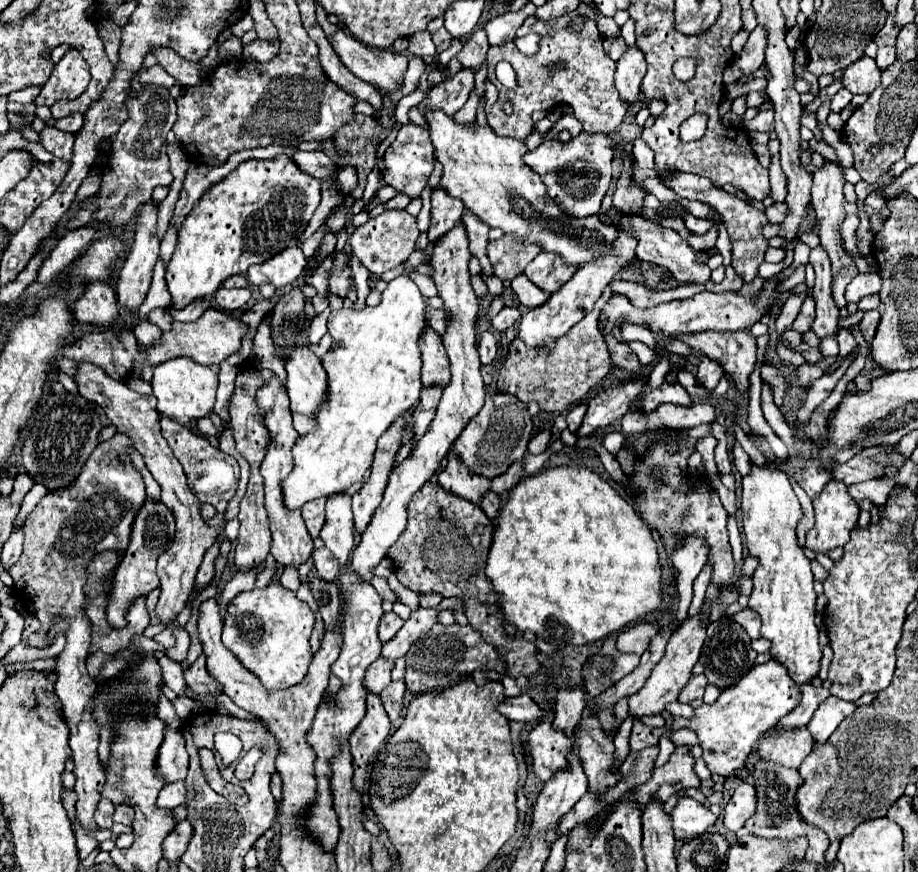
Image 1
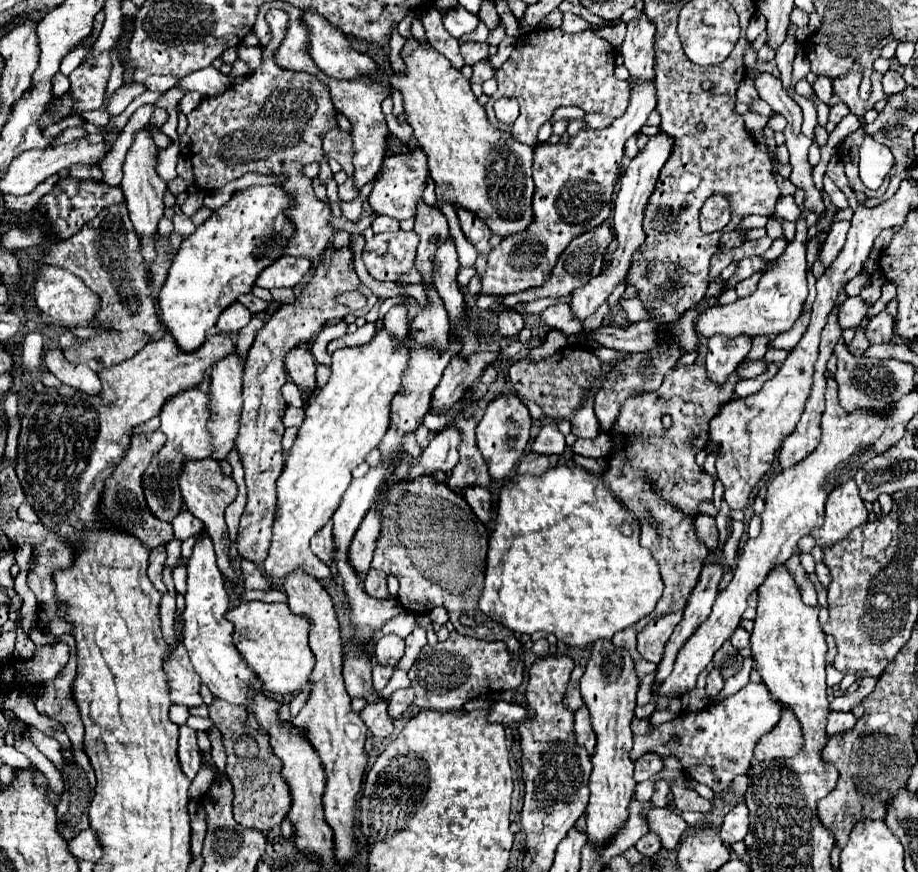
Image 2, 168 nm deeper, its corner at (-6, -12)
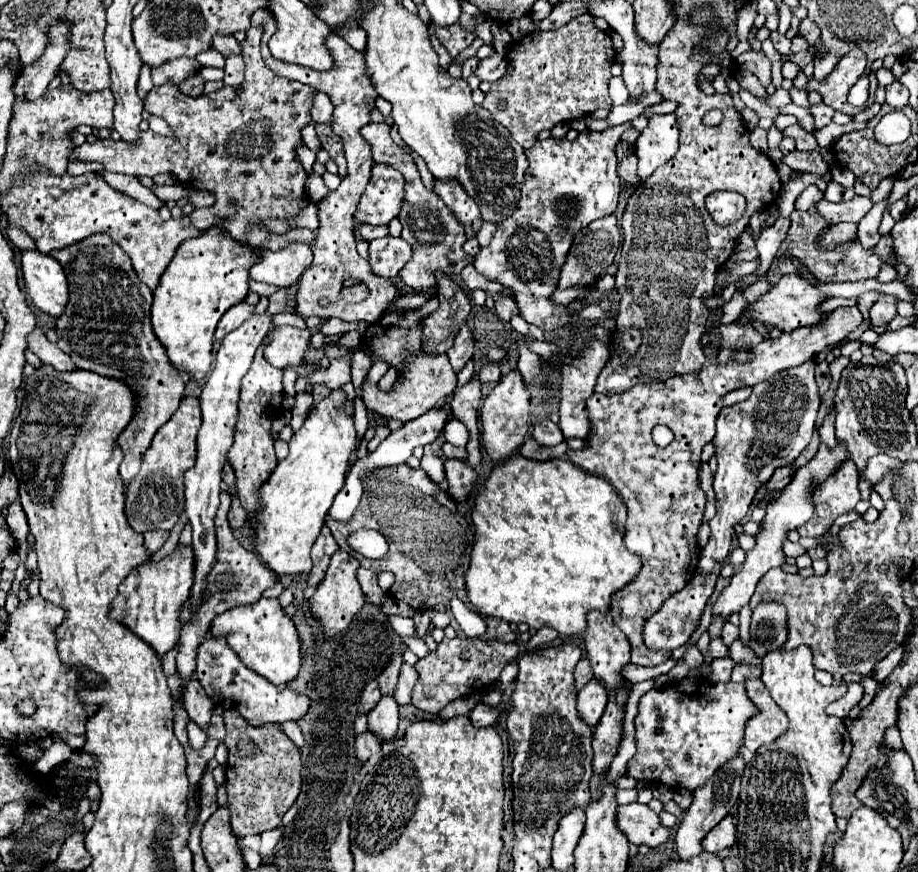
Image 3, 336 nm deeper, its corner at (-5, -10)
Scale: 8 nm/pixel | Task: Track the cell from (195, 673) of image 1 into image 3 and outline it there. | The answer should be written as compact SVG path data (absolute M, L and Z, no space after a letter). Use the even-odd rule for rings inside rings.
M237 711L223 713L229 747L227 761L227 805L231 813L233 835L245 837L275 829L283 815L295 803L301 787L301 753L277 723L251 727Z

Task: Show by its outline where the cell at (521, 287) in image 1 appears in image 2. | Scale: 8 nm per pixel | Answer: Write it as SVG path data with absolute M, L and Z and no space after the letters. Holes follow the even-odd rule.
M550 305L540 313L540 319L544 325L556 327L556 329L564 331L566 335L576 335L582 331L582 323L578 319L574 319L568 305Z

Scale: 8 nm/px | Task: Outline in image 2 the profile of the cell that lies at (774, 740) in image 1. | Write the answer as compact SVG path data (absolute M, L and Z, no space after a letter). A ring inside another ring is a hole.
M784 707L780 723L764 735L754 751L756 761L766 761L766 759L790 759L798 755L802 749L802 727L798 725L798 719L790 709Z

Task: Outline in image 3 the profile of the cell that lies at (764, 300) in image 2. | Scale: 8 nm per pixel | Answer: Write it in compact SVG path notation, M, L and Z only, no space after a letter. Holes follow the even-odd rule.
M783 275L781 281L775 287L771 287L767 295L763 295L755 305L749 305L745 309L745 313L739 317L739 321L757 319L757 321L769 323L781 331L793 331L797 327L813 327L825 319L825 313L819 313L819 305L827 299L829 297L823 291L819 291L809 281L799 279L799 275Z

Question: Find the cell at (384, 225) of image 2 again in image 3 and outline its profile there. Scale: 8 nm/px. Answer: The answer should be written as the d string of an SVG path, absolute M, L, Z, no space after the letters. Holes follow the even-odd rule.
M361 225L359 227L359 235L365 239L365 241L373 241L377 237L383 237L387 235L387 227L373 227L373 225Z

